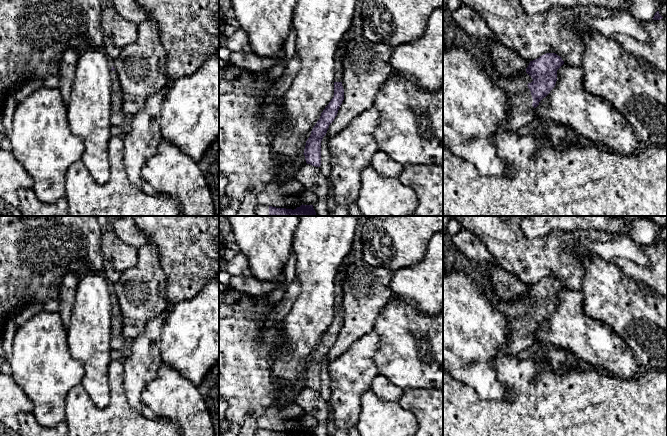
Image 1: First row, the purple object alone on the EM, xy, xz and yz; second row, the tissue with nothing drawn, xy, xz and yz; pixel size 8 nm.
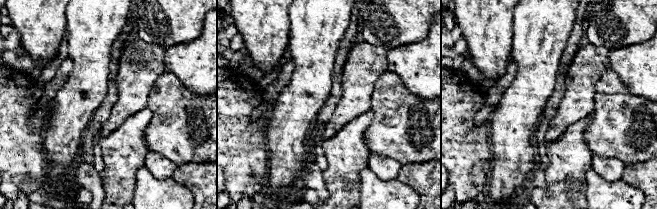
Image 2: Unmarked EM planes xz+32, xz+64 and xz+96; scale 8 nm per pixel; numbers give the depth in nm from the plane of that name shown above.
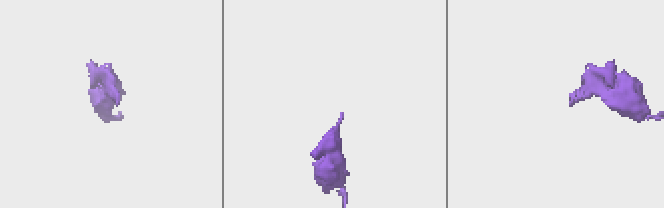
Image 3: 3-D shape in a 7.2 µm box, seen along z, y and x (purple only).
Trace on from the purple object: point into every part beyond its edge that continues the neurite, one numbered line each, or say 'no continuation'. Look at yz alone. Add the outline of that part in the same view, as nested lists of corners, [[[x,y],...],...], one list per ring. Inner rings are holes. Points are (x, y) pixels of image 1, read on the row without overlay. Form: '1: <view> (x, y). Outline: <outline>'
1: yz (521, 336). Outline: [[[526,296],[514,301],[496,301],[494,307],[502,312],[509,322],[509,340],[499,348],[500,355],[517,356],[535,342],[533,322],[528,308],[533,303]]]

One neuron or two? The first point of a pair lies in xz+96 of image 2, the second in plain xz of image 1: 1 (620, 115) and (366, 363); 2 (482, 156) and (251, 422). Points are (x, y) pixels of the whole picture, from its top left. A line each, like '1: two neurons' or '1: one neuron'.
1: two neurons
2: two neurons

